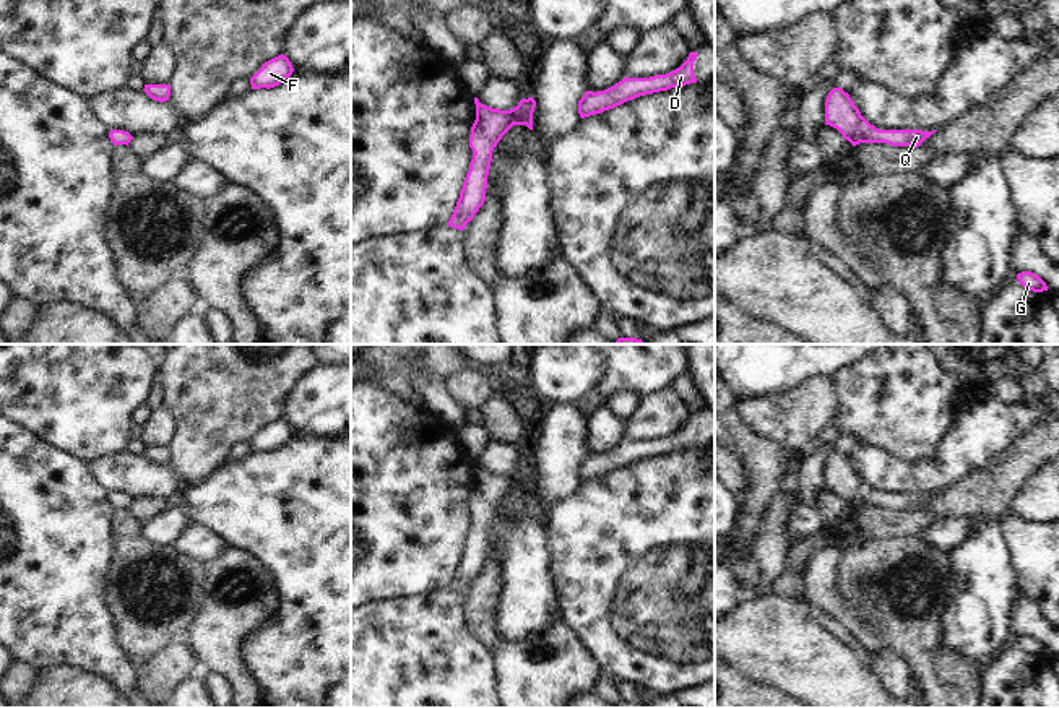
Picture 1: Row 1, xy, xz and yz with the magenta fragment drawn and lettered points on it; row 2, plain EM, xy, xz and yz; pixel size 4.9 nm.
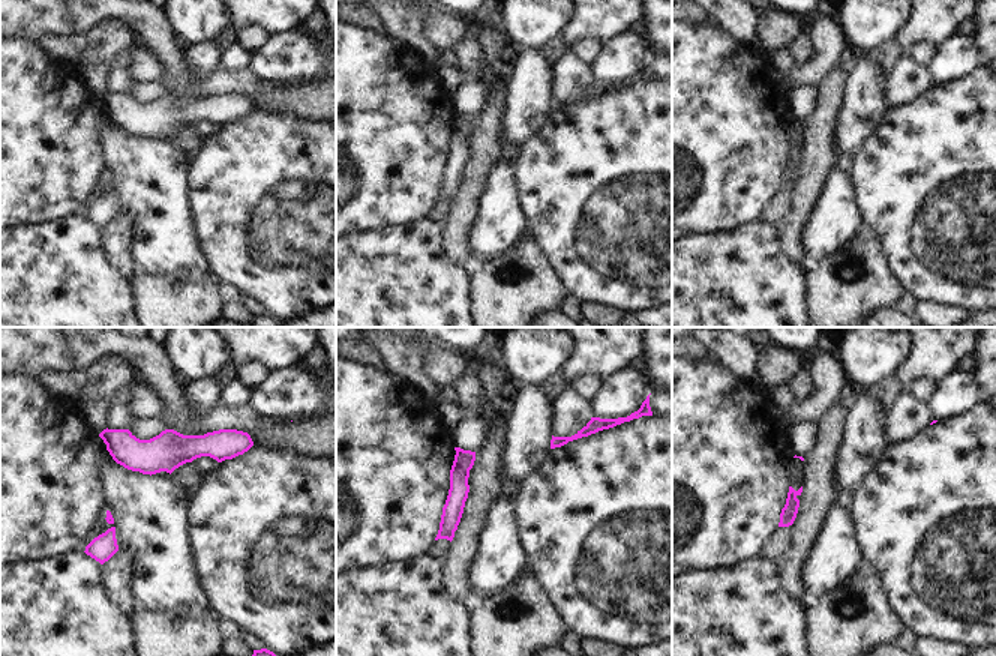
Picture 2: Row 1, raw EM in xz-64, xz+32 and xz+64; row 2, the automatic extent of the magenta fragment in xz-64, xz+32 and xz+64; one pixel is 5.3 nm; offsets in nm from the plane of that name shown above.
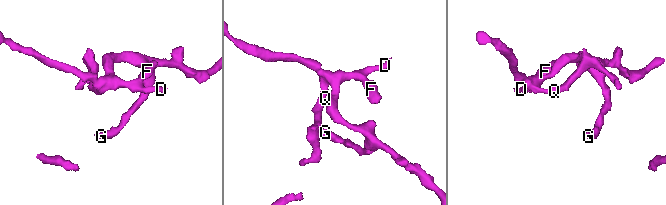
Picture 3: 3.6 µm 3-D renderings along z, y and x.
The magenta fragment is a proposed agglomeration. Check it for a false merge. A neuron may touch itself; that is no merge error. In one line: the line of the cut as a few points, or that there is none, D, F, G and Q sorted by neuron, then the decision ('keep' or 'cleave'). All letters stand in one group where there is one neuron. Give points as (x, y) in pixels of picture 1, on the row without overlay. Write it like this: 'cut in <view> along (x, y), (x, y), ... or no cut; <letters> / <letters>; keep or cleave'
no cut; D F G Q; keep

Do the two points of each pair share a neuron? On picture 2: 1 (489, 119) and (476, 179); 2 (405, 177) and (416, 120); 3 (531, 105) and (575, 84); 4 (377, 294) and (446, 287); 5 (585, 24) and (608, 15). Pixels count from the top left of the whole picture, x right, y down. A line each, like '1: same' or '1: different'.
1: same
2: same
3: different
4: same
5: same

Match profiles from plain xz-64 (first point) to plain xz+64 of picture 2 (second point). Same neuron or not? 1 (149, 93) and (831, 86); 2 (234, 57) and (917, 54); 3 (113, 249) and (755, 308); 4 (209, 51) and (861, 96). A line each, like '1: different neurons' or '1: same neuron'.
1: different neurons
2: different neurons
3: different neurons
4: same neuron

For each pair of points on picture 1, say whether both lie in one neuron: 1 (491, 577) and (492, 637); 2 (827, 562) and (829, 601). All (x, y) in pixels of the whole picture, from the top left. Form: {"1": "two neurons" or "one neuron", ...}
{"1": "one neuron", "2": "one neuron"}

